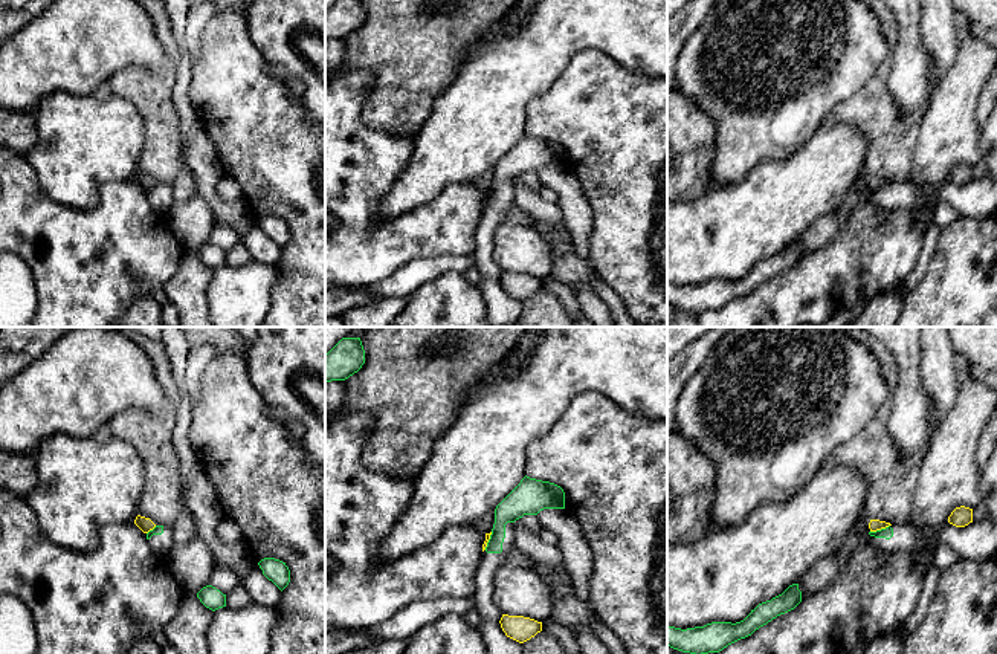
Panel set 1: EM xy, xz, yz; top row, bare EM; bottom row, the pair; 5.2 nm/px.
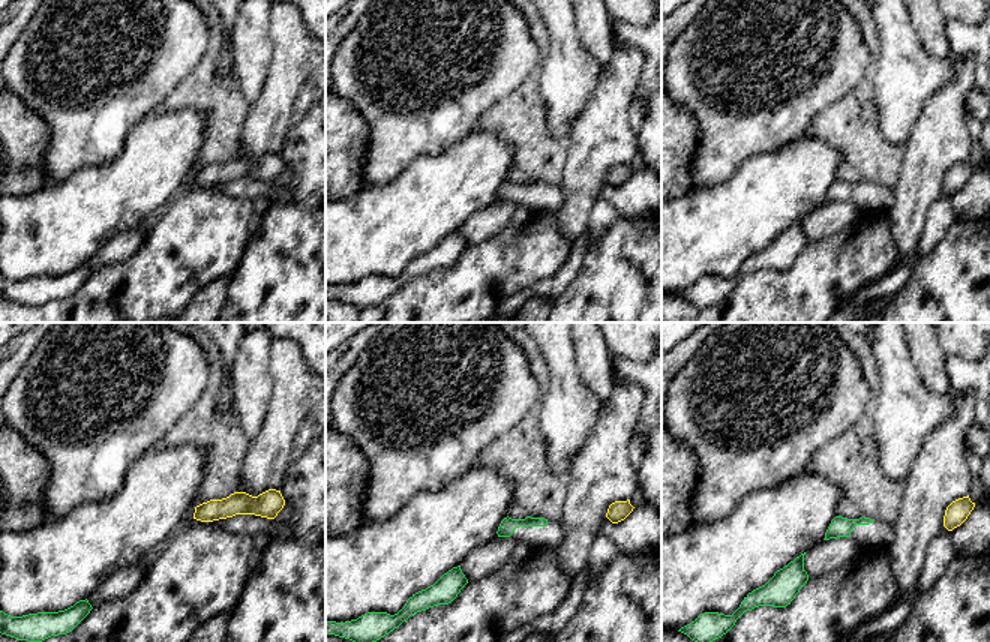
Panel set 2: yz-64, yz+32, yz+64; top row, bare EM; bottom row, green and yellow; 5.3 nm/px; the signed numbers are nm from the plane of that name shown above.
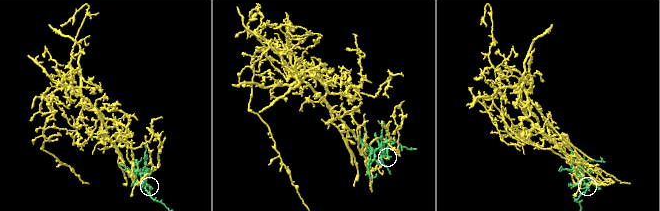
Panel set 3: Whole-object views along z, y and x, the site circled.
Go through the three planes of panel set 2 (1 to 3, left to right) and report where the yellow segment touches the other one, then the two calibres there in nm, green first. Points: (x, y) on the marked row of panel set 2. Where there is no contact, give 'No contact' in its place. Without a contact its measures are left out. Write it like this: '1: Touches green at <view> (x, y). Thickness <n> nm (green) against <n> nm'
1: No contact
2: No contact
3: No contact

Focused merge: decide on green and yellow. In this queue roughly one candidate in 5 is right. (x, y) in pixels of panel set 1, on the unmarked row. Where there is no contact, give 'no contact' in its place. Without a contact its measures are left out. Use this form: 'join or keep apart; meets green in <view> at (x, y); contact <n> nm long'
keep apart; meets green in yz at (881, 187); contact 110 nm long

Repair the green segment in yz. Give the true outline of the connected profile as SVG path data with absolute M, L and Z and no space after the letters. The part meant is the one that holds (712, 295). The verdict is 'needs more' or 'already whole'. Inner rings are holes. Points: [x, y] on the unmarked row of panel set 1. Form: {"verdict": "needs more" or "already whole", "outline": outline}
{"verdict": "already whole", "outline": "M792 241L782 252L759 261L740 280L711 280L687 287L667 284L667 304L696 313L719 310L728 303L751 293L777 274L794 267L800 260L799 241Z"}

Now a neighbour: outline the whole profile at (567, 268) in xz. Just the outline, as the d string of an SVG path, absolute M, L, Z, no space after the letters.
M519 177L513 180L515 206L531 222L545 238L551 261L550 278L568 287L588 287L592 290L592 277L586 263L577 255L557 203L544 200L537 191L530 189Z

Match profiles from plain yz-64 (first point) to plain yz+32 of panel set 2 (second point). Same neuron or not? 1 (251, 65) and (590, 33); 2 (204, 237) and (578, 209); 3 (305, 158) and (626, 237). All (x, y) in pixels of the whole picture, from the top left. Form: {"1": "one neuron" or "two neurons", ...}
{"1": "one neuron", "2": "two neurons", "3": "one neuron"}

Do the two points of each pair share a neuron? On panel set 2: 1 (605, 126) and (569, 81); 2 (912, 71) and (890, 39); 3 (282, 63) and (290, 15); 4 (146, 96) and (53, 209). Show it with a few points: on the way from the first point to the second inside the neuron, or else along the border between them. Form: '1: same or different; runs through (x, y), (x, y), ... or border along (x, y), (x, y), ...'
1: different; border along (603, 71), (599, 84), (588, 98), (570, 134)
2: same; runs through (905, 63), (897, 47)
3: same; runs through (290, 51), (290, 27)
4: different; border along (122, 147), (113, 159), (83, 165), (59, 180)

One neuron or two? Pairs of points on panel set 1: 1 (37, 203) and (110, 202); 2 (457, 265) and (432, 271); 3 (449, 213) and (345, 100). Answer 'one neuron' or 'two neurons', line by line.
1: one neuron
2: one neuron
3: one neuron

